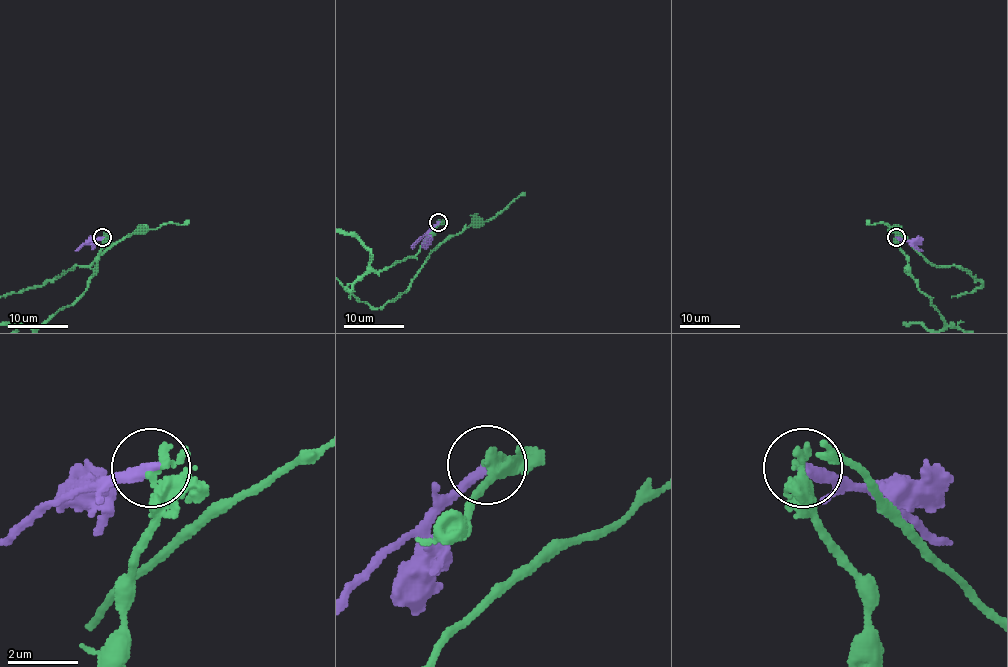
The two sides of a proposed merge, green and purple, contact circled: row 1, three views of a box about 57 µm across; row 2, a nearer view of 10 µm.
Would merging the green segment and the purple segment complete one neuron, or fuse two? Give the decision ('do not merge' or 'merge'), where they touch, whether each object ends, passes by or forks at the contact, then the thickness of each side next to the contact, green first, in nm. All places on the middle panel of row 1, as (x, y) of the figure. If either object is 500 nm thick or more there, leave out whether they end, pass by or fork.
do not merge; place (438, 222); green forks; purple ends; calibres 240 and 320 nm

